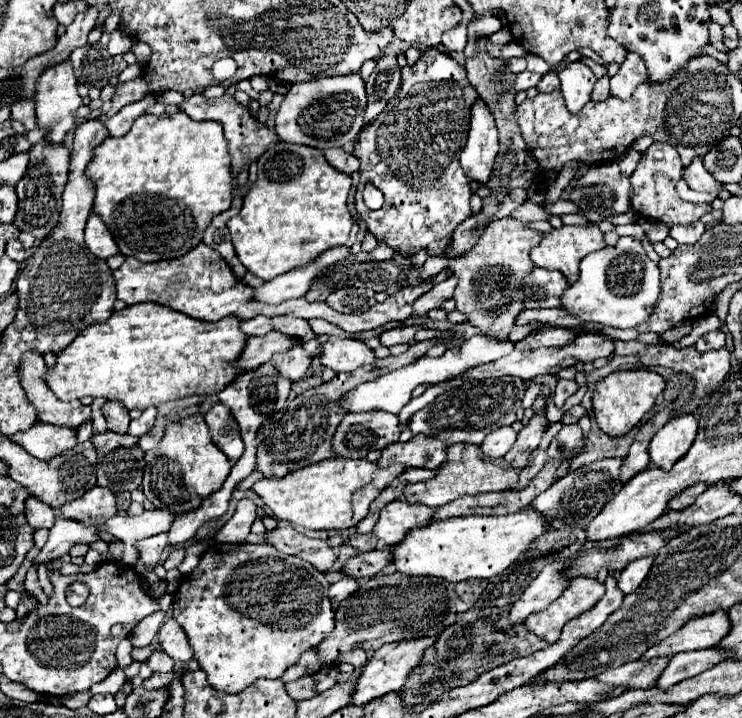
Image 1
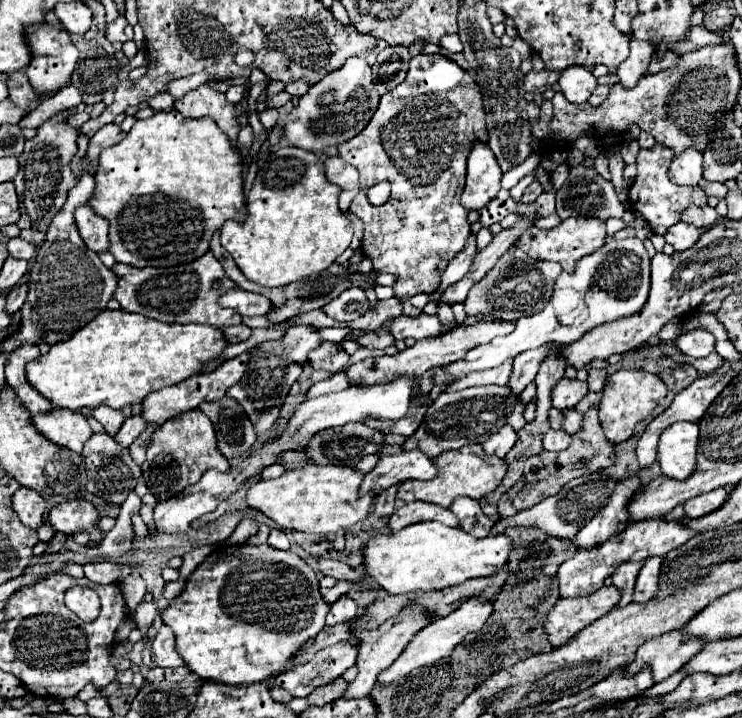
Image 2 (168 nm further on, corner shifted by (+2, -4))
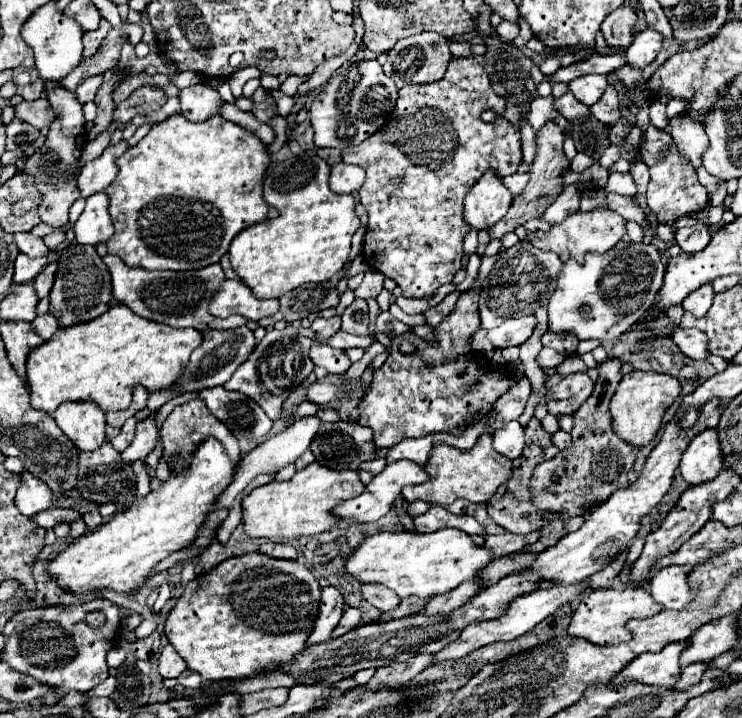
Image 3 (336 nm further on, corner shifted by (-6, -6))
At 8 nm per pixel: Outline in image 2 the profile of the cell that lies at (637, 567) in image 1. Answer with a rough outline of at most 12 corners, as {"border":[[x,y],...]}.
{"border":[[661,558],[643,562],[633,602],[651,600],[657,592]]}

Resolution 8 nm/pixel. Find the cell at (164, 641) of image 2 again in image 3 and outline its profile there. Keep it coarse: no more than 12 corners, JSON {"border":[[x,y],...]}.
{"border":[[167,644],[159,656],[159,674],[177,678],[185,670],[183,658]]}

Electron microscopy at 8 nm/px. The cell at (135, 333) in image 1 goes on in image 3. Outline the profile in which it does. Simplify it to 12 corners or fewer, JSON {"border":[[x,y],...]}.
{"border":[[113,306],[27,356],[31,406],[131,404],[173,384],[199,330]]}

